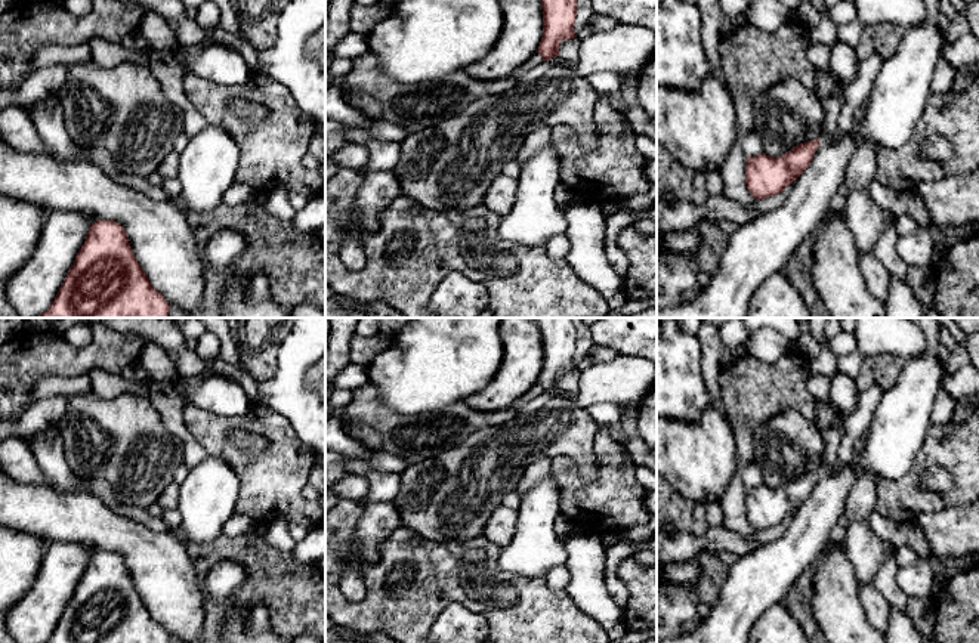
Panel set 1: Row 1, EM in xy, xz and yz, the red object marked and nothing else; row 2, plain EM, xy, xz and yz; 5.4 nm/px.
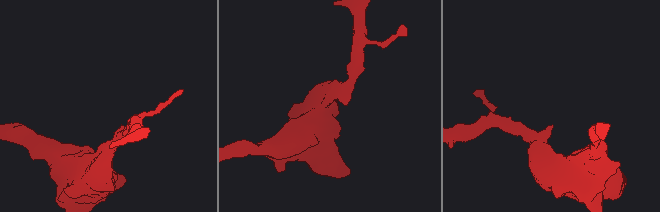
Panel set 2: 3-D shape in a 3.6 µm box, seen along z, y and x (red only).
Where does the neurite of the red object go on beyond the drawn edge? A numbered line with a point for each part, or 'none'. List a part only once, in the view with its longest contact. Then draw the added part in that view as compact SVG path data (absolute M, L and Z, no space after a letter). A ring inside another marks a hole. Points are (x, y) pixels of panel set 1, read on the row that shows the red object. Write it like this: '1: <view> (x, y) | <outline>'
1: yz (858, 89) | M874 52L859 65L858 77L844 90L843 106L837 118L837 129L831 136L819 137L819 146L825 146L839 140L850 130L853 115L861 102L867 99L874 77L878 74L883 61L884 59L877 52Z

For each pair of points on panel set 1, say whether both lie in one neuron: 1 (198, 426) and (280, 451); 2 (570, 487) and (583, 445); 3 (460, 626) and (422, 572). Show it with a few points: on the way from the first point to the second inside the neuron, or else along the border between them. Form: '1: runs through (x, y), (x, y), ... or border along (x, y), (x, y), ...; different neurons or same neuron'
1: runs through (221, 426), (259, 423), (265, 429); same neuron
2: border along (552, 457), (568, 456), (586, 481), (598, 476); different neurons
3: border along (481, 614), (459, 603), (450, 603), (429, 627); different neurons

